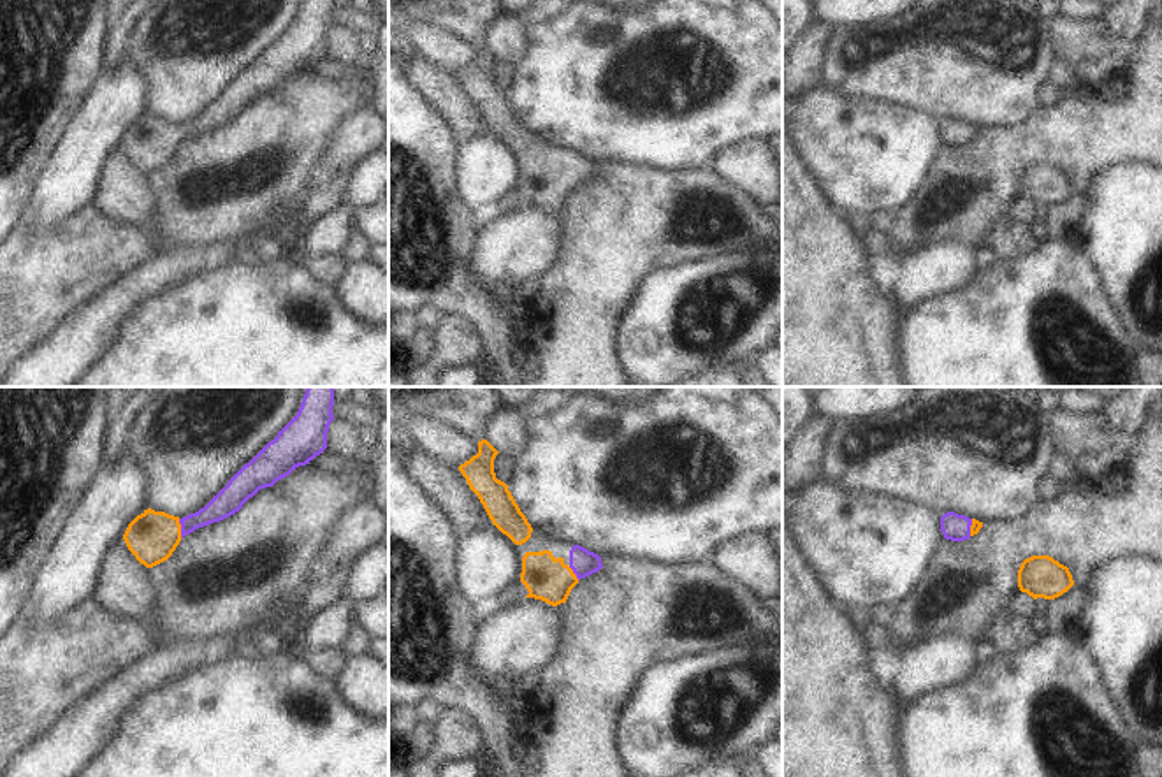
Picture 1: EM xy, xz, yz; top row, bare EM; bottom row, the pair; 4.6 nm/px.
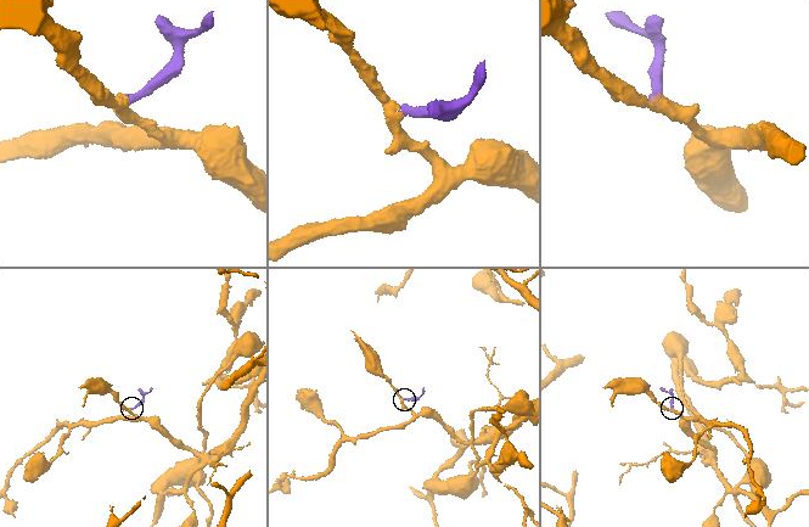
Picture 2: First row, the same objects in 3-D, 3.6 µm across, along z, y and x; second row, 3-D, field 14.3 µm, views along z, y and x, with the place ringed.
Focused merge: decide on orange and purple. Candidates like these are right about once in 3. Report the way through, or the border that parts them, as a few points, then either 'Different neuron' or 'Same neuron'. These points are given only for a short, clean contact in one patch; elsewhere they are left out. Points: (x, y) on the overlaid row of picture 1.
Path across: xy (152, 537), (180, 528), (208, 515), (227, 501). Same neuron.

